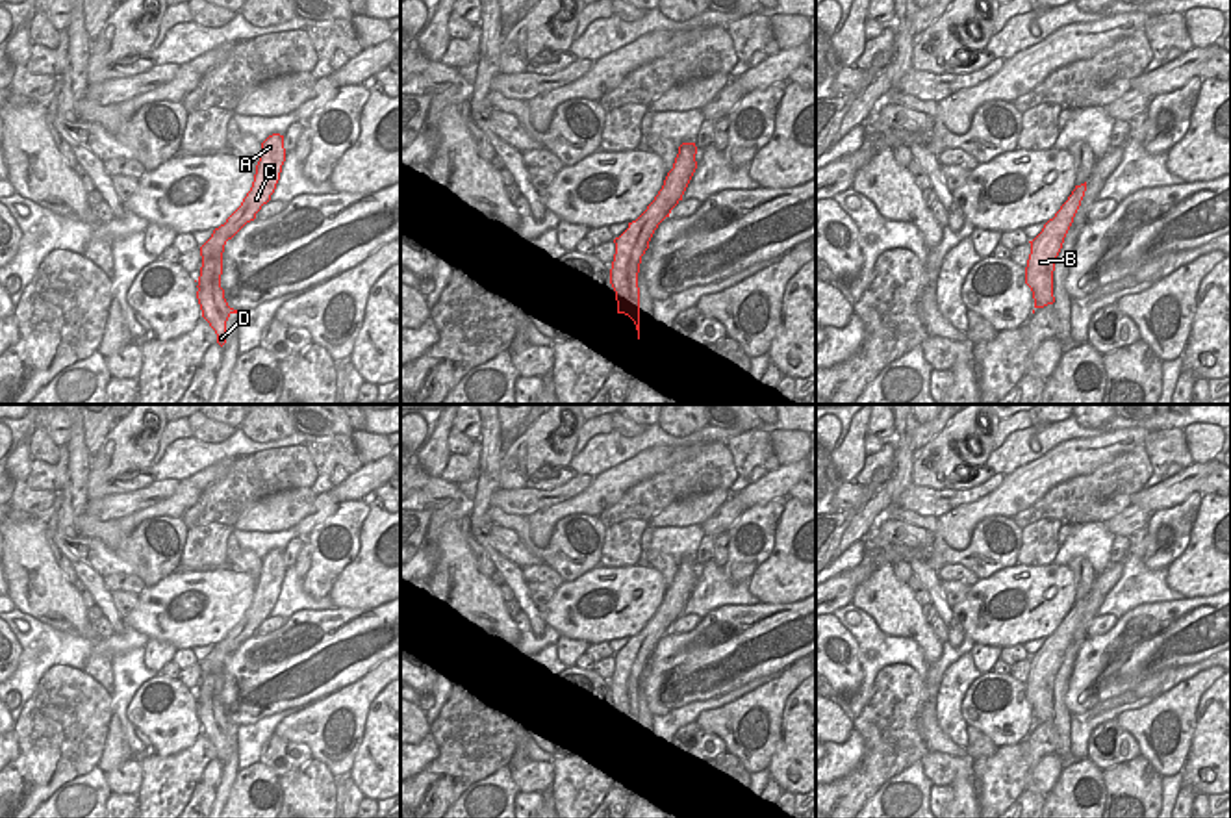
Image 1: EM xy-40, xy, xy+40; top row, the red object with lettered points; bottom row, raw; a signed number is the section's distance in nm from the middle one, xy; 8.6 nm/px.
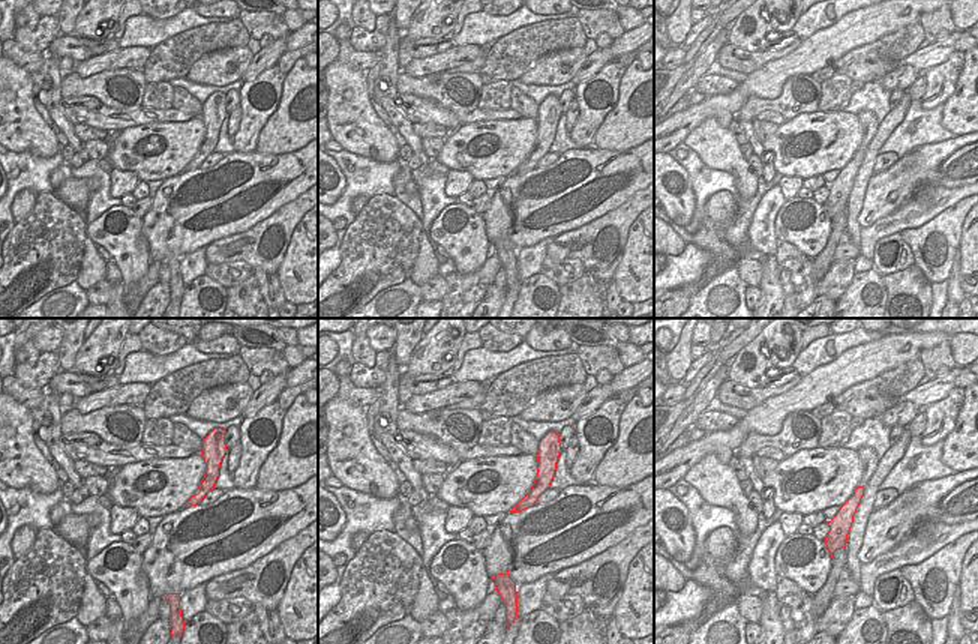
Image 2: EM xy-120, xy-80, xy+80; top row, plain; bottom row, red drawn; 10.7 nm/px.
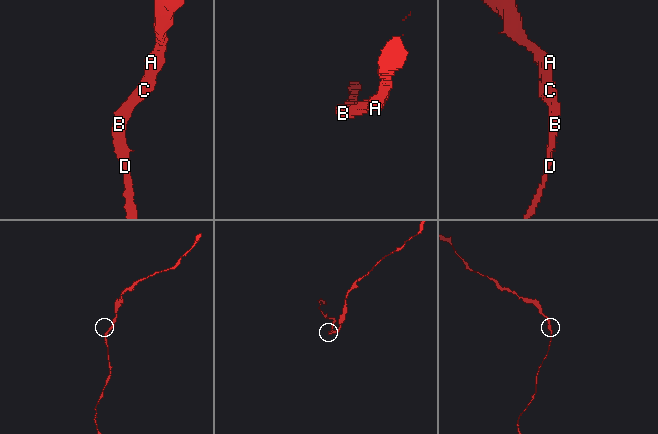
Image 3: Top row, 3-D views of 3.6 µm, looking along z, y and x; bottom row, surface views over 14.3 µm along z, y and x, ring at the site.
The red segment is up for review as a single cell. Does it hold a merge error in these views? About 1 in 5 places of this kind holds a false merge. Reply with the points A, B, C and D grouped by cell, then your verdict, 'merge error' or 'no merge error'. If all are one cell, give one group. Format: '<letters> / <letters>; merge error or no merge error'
A B C D; no merge error

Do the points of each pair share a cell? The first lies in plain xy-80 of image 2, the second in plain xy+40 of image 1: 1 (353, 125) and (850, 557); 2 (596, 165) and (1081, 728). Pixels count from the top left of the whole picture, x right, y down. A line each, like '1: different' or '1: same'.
1: different
2: different

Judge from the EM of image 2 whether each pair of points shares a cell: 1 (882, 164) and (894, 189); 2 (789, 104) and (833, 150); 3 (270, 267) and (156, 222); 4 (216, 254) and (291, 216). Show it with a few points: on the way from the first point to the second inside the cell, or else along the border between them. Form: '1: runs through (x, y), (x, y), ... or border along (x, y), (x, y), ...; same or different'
1: border along (899, 159), (873, 174); different
2: border along (818, 110), (800, 113), (786, 120); different
3: border along (243, 231), (216, 239), (207, 246); different
4: runs through (236, 248), (251, 246), (266, 227), (272, 224); same

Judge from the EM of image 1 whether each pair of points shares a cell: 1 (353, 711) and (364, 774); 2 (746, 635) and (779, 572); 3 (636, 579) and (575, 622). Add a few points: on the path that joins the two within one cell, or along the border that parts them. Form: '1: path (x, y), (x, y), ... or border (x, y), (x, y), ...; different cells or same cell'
1: border (371, 705), (366, 716), (364, 739), (347, 774); different cells
2: border (761, 601), (796, 603); different cells
3: path (621, 594), (612, 603), (590, 609); same cell

